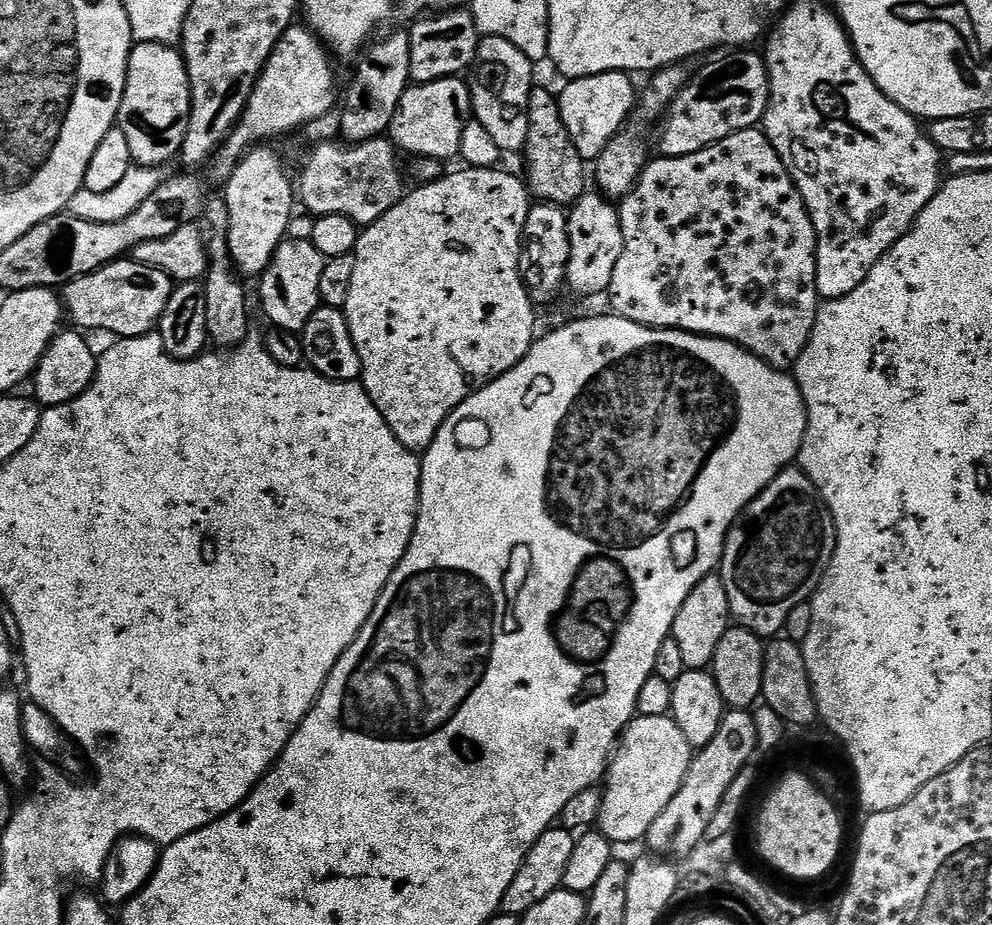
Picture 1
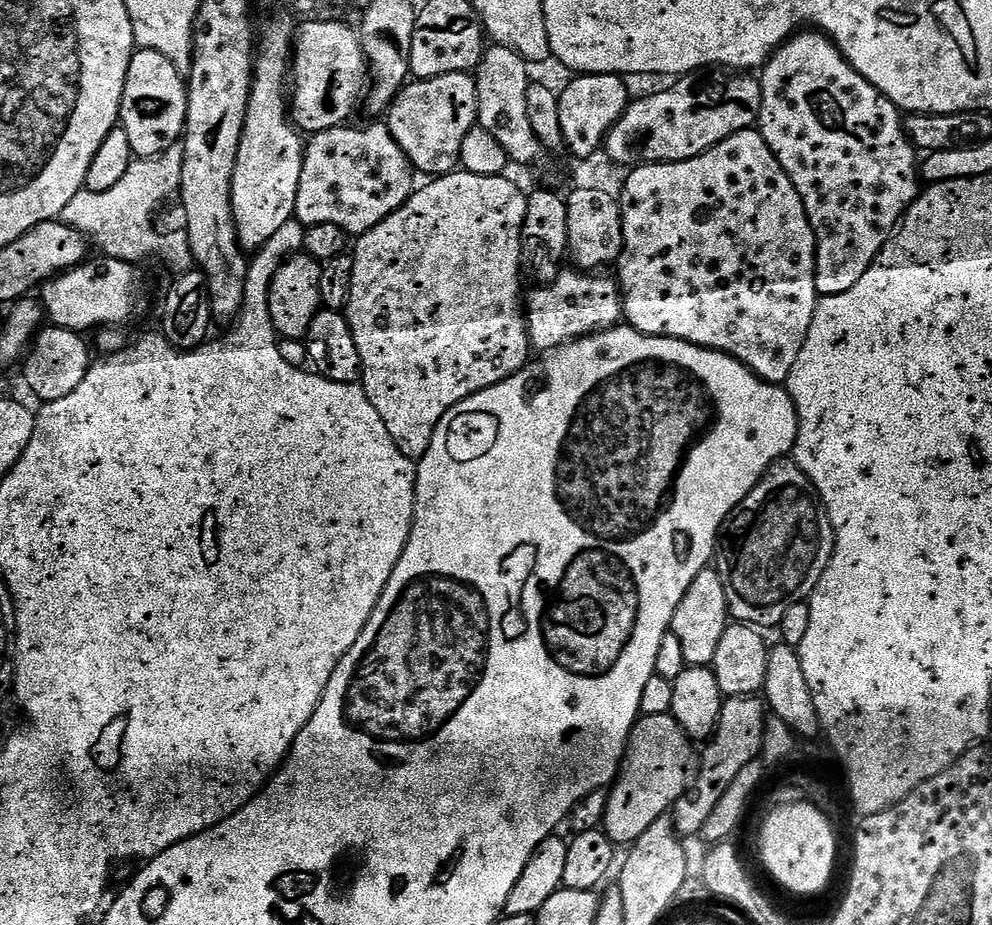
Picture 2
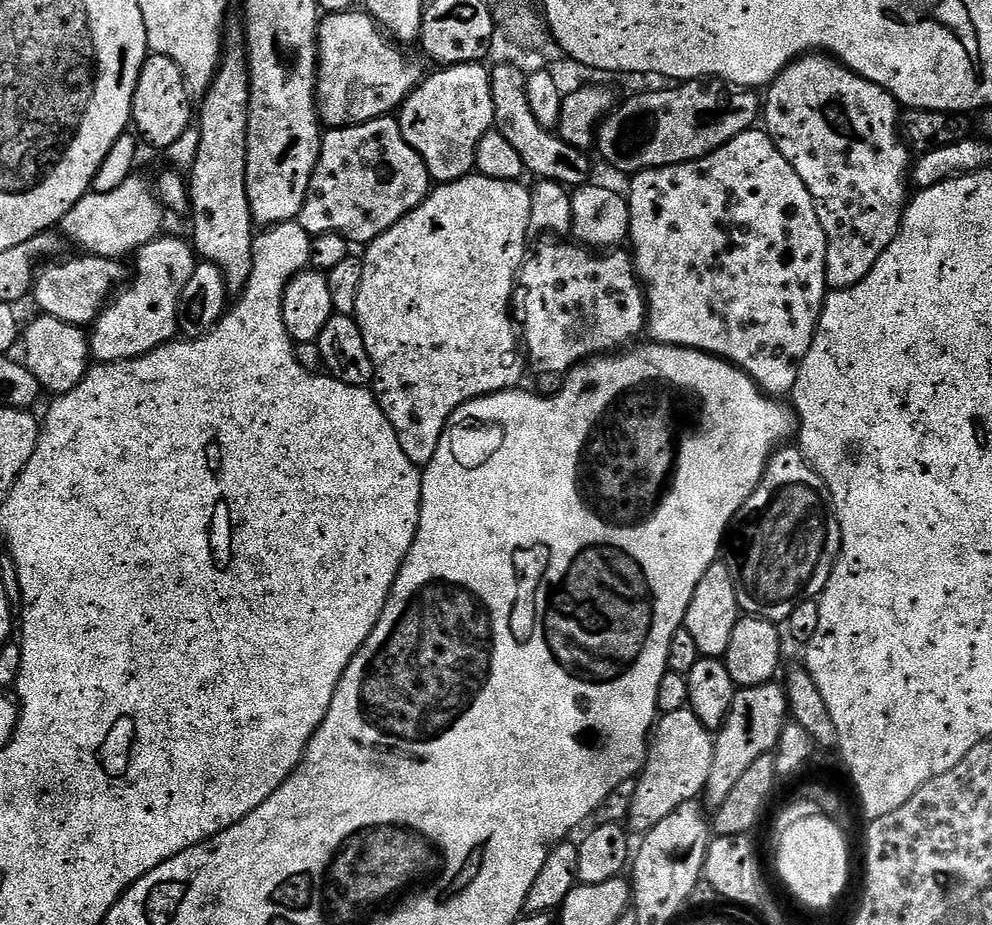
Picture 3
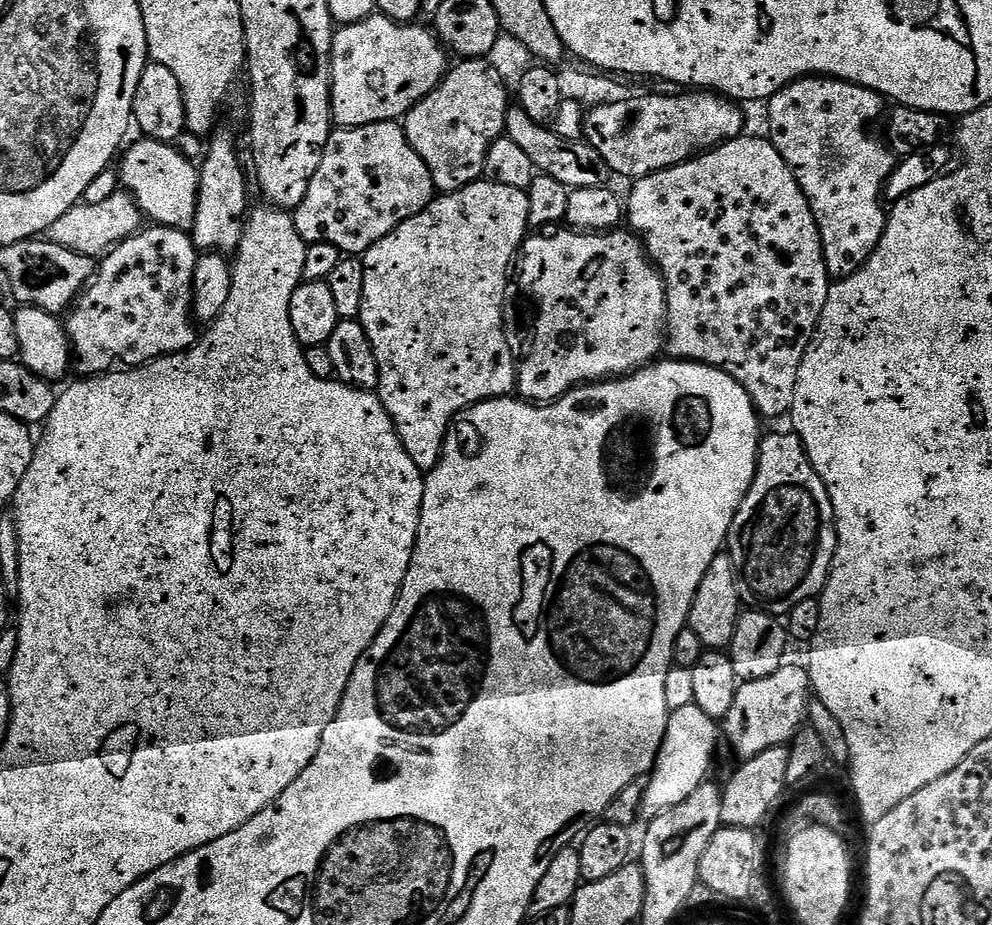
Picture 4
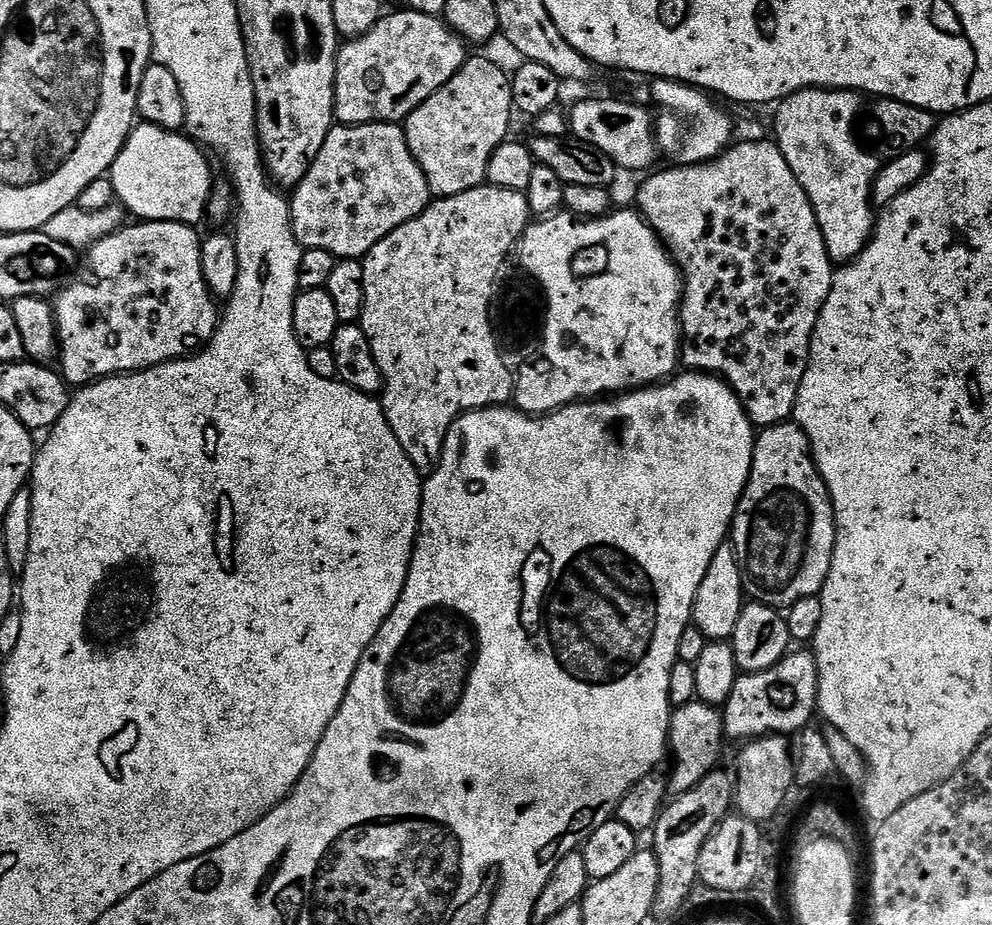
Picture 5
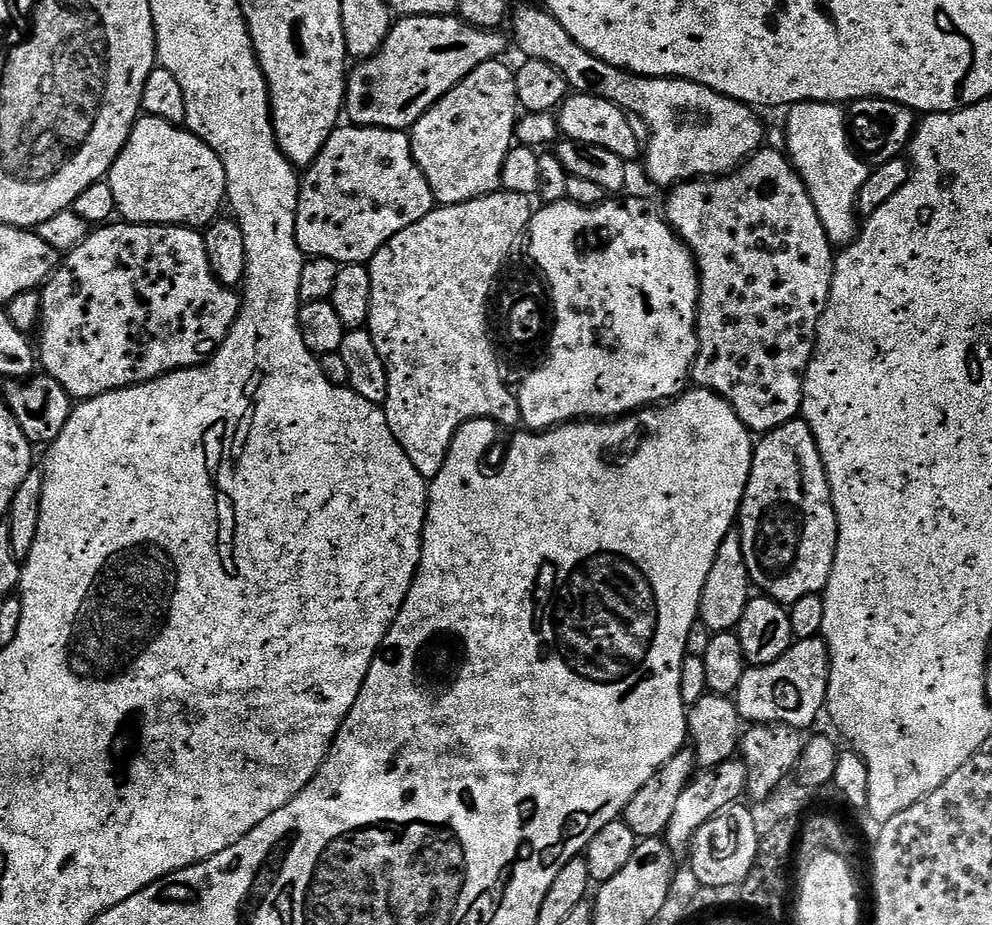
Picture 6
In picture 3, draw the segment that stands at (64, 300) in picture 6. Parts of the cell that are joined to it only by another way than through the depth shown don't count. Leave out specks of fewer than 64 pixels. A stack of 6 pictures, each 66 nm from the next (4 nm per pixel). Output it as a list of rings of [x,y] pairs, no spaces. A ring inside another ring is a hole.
[[[161,234],[139,248],[135,253],[135,260],[136,273],[133,274],[132,281],[130,276],[127,283],[104,305],[90,328],[90,356],[93,361],[101,364],[117,364],[123,360],[145,356],[158,346],[172,343],[178,336],[178,302],[198,263],[191,243],[187,239],[179,240],[176,236]]]

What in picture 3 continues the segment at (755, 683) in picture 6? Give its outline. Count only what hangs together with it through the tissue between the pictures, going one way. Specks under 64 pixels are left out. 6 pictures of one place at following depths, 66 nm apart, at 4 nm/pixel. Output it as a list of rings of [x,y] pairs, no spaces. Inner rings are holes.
[[[776,682],[760,684],[756,688],[740,688],[737,691],[728,716],[724,719],[724,724],[714,736],[714,758],[710,762],[710,778],[702,793],[703,803],[705,805],[708,803],[709,809],[715,810],[722,807],[726,798],[730,798],[730,790],[734,790],[738,778],[742,778],[742,774],[746,774],[746,770],[750,770],[750,766],[754,766],[754,762],[758,762],[758,758],[769,755],[777,747],[784,725],[789,723],[789,720],[788,693],[781,685],[779,688]]]

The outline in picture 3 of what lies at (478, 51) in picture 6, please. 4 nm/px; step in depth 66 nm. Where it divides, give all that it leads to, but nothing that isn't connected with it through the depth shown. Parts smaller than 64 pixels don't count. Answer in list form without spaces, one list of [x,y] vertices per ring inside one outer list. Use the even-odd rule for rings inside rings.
[[[349,10],[325,15],[320,21],[316,69],[316,111],[320,114],[321,125],[328,130],[349,128],[395,113],[422,79],[419,66],[407,60],[404,52],[405,49],[393,43],[367,11]]]

